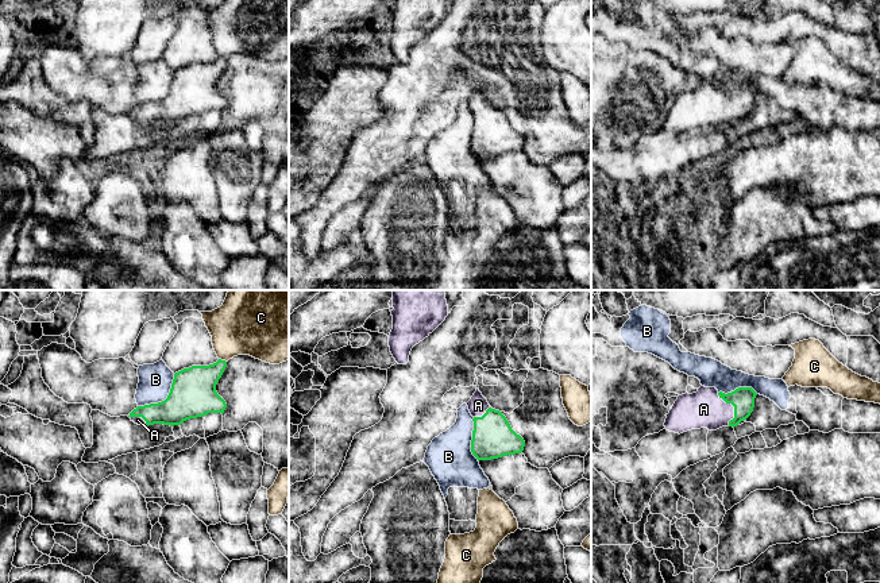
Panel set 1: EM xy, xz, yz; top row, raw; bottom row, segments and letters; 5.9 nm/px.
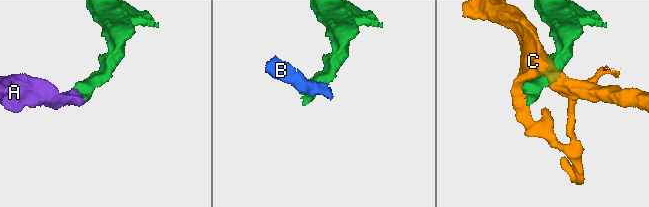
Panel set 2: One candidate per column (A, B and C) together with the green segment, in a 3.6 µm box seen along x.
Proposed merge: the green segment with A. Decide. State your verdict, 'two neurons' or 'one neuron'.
one neuron

